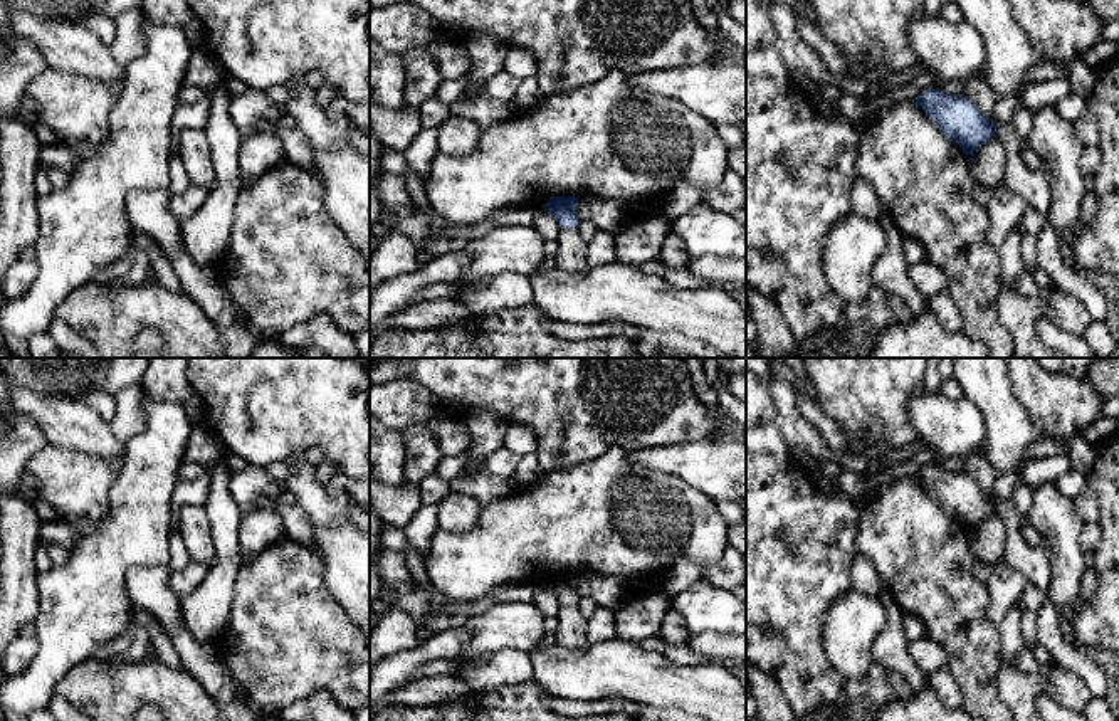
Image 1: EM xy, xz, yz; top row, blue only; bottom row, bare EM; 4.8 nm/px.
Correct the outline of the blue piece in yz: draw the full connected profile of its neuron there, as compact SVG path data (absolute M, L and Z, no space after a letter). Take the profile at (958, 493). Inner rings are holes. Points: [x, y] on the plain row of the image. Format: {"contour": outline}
{"contour": "M926 466L916 477L964 531L973 531L990 513L996 513L996 497L985 492L961 469L949 471L943 466Z"}

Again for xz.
{"contour": "M549 573L543 582L560 598L556 644L568 649L585 649L590 645L586 639L586 618L580 612L578 573Z"}

